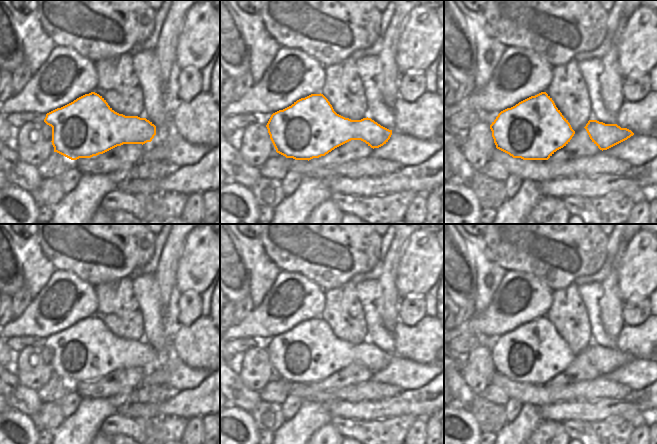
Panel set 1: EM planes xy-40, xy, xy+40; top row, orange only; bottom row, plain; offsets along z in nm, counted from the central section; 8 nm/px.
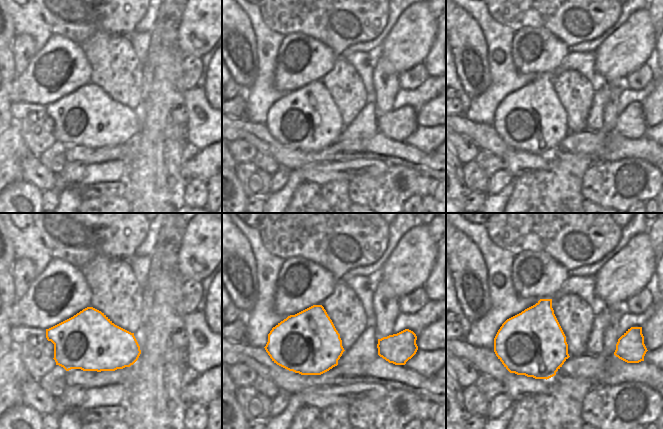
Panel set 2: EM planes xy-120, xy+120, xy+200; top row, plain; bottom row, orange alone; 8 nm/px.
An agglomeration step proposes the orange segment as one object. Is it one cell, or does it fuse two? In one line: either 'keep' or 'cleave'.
keep

